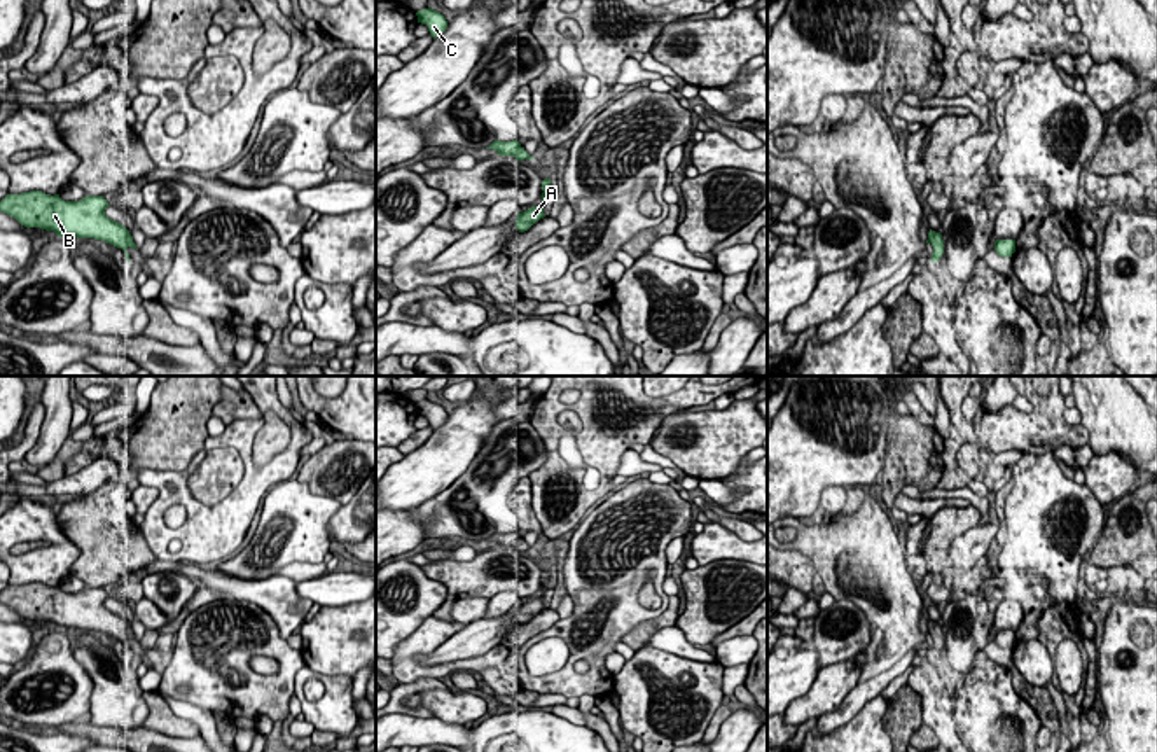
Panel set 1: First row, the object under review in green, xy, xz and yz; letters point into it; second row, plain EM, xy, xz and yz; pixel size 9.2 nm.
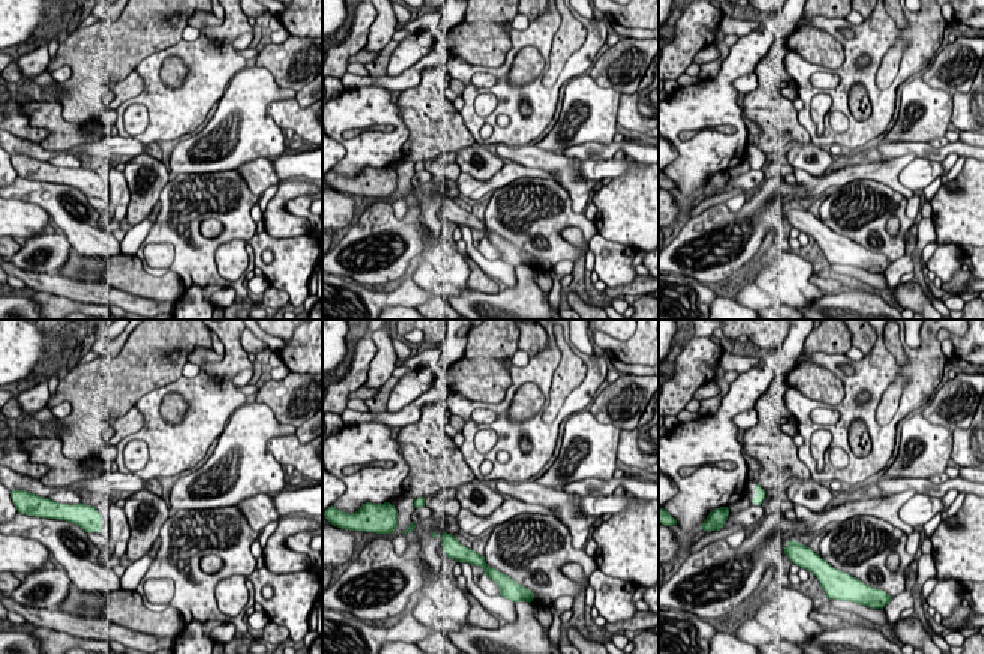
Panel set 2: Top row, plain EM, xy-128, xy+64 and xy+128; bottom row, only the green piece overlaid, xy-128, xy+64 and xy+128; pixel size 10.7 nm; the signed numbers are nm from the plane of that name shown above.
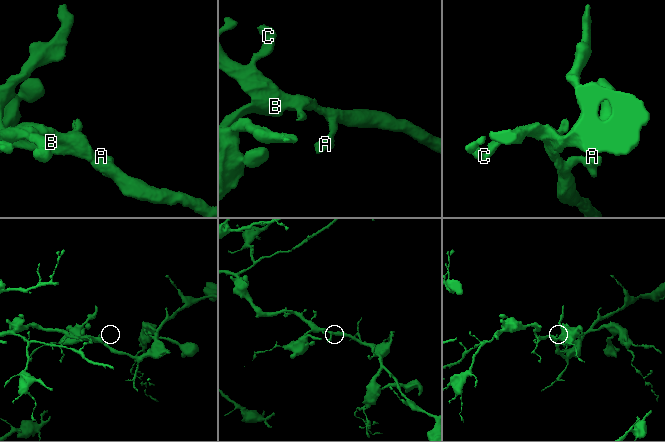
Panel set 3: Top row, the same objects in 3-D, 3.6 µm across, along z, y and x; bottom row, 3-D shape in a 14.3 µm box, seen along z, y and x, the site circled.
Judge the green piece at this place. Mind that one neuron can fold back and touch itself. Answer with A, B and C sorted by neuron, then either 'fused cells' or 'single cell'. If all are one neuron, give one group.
groups A B C; single cell

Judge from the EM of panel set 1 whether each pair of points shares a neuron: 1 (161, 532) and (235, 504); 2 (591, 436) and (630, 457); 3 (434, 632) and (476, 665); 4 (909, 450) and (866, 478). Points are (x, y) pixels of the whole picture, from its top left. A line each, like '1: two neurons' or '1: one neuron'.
1: one neuron
2: two neurons
3: one neuron
4: two neurons

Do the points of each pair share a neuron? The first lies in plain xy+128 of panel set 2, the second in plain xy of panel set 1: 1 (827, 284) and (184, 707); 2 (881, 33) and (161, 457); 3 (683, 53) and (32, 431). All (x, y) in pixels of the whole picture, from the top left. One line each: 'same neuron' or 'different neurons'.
1: different neurons
2: different neurons
3: same neuron

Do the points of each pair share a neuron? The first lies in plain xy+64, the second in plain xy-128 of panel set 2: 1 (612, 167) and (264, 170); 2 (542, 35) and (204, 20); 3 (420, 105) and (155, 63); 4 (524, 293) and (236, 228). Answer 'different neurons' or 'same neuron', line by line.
1: different neurons
2: different neurons
3: different neurons
4: different neurons

